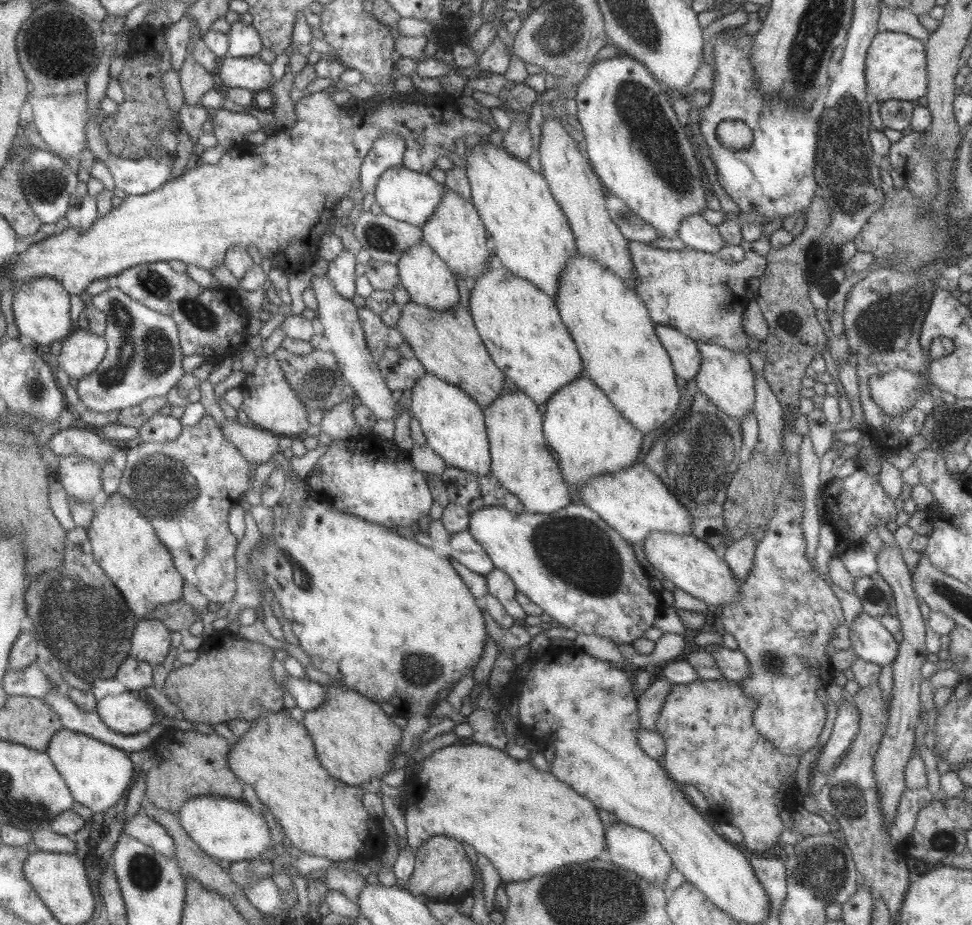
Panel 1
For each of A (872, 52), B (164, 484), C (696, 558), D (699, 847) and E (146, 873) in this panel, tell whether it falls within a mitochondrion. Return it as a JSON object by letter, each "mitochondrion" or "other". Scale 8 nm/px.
{"A":"other","B":"mitochondrion","C":"other","D":"other","E":"mitochondrion"}

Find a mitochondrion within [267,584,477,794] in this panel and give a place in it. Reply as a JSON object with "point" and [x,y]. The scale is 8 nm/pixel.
{"point":[420,669]}

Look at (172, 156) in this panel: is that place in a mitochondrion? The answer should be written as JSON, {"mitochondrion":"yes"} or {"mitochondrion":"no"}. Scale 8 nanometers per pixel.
{"mitochondrion":"no"}

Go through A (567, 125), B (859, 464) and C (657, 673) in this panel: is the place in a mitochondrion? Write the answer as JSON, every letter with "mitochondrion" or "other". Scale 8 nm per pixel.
{"A":"other","B":"other","C":"other"}

